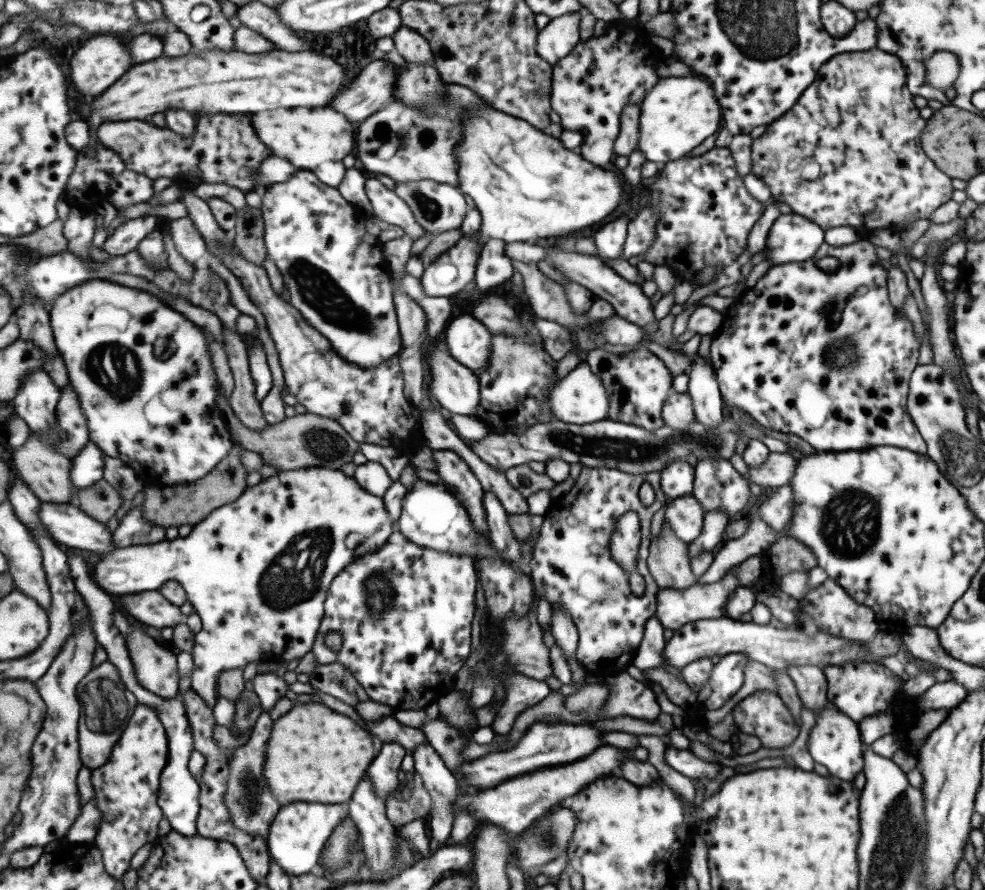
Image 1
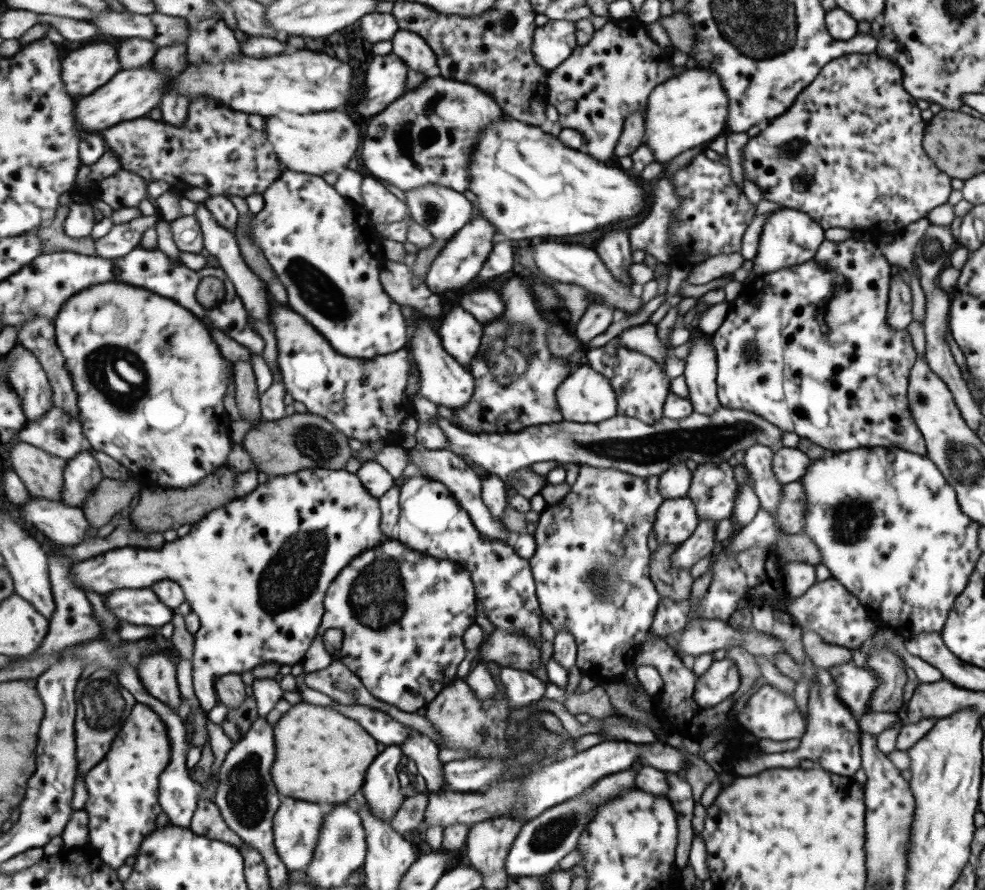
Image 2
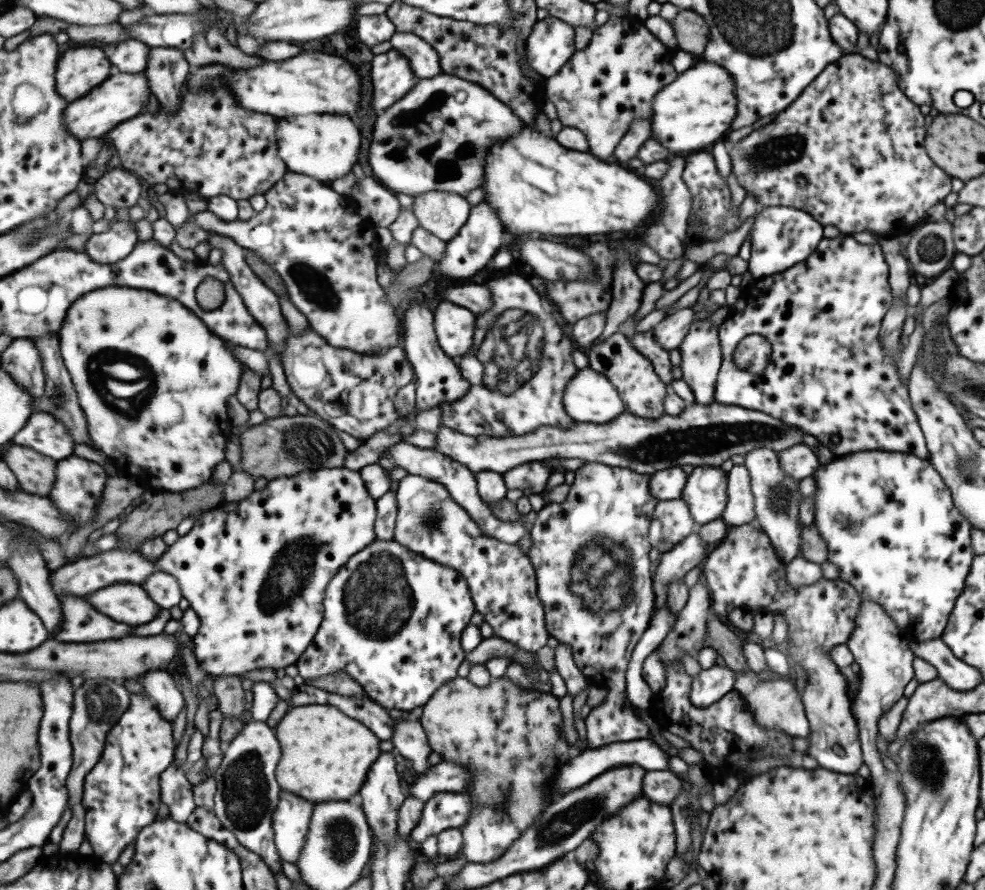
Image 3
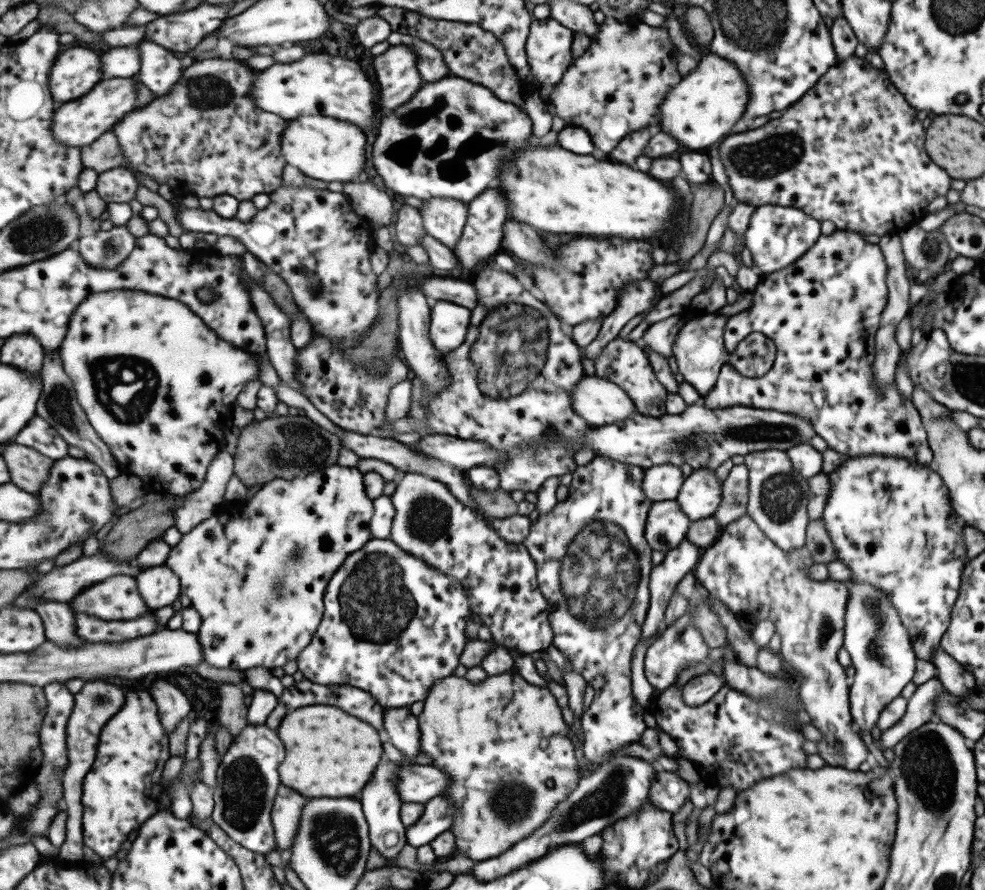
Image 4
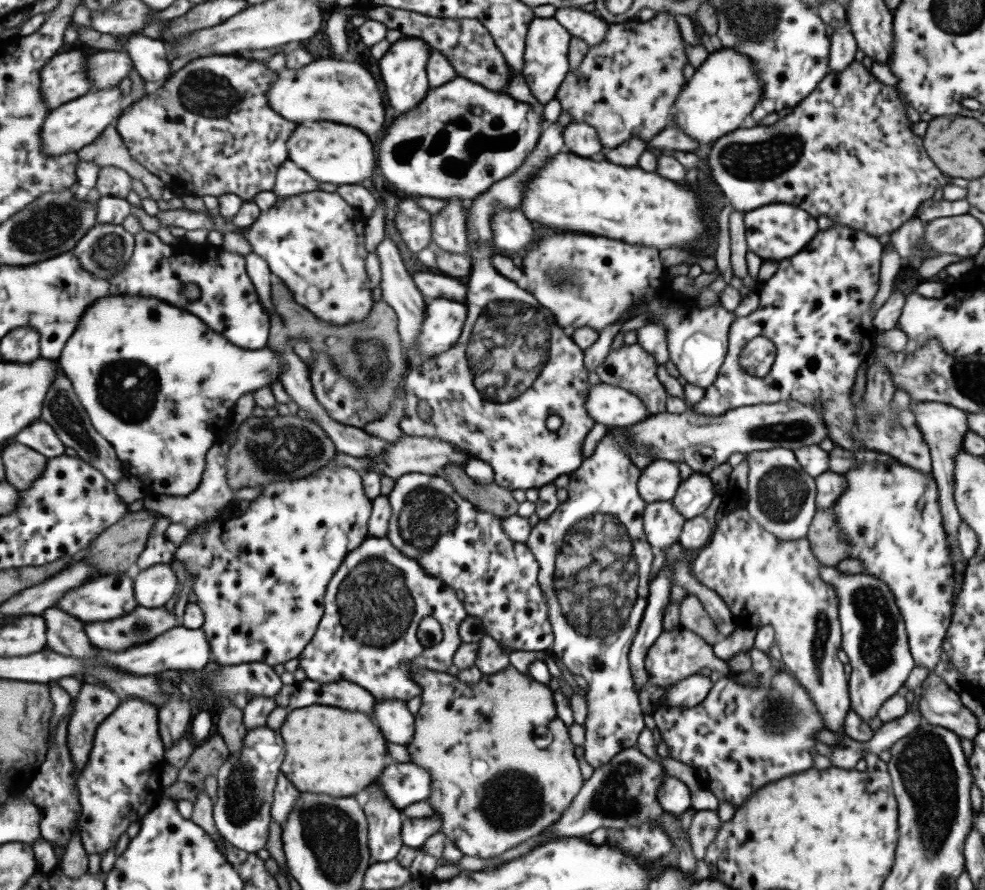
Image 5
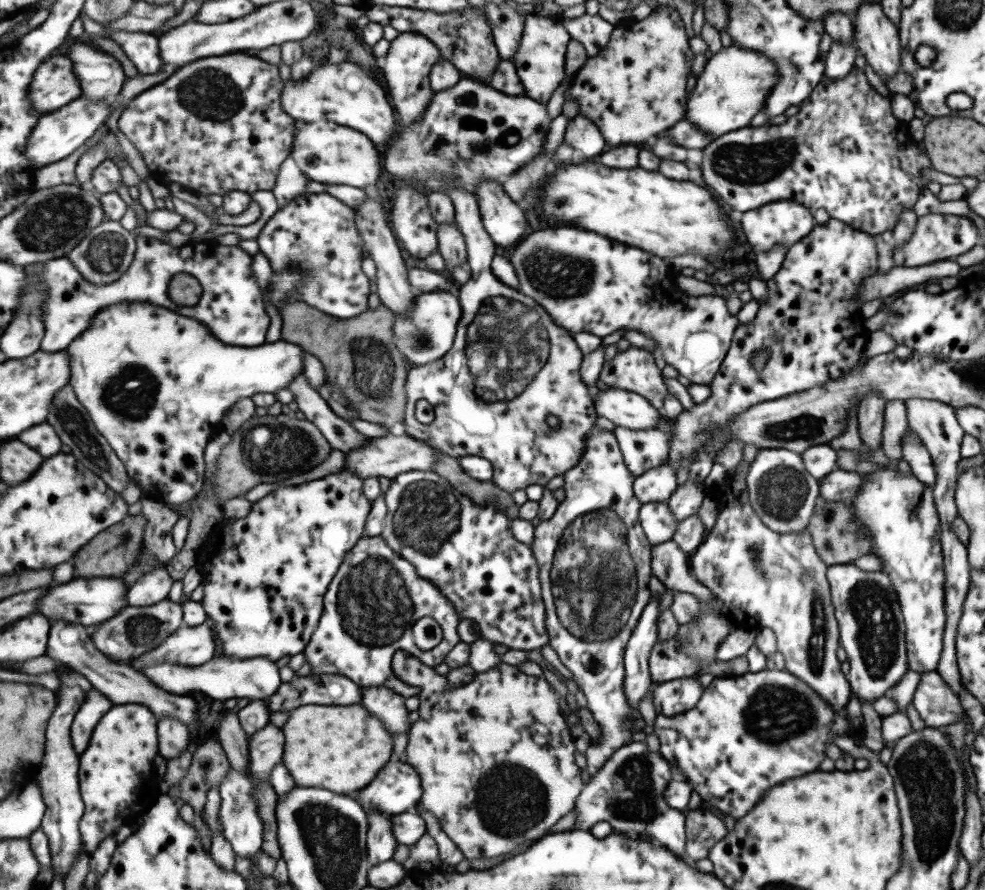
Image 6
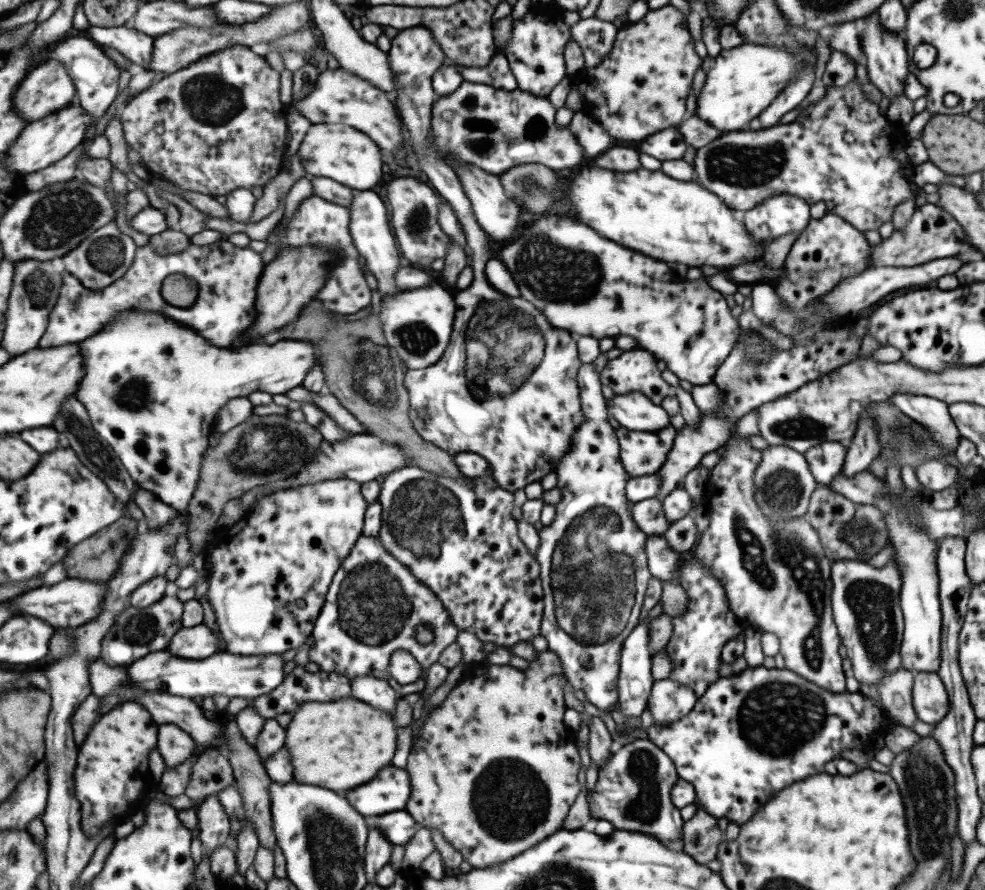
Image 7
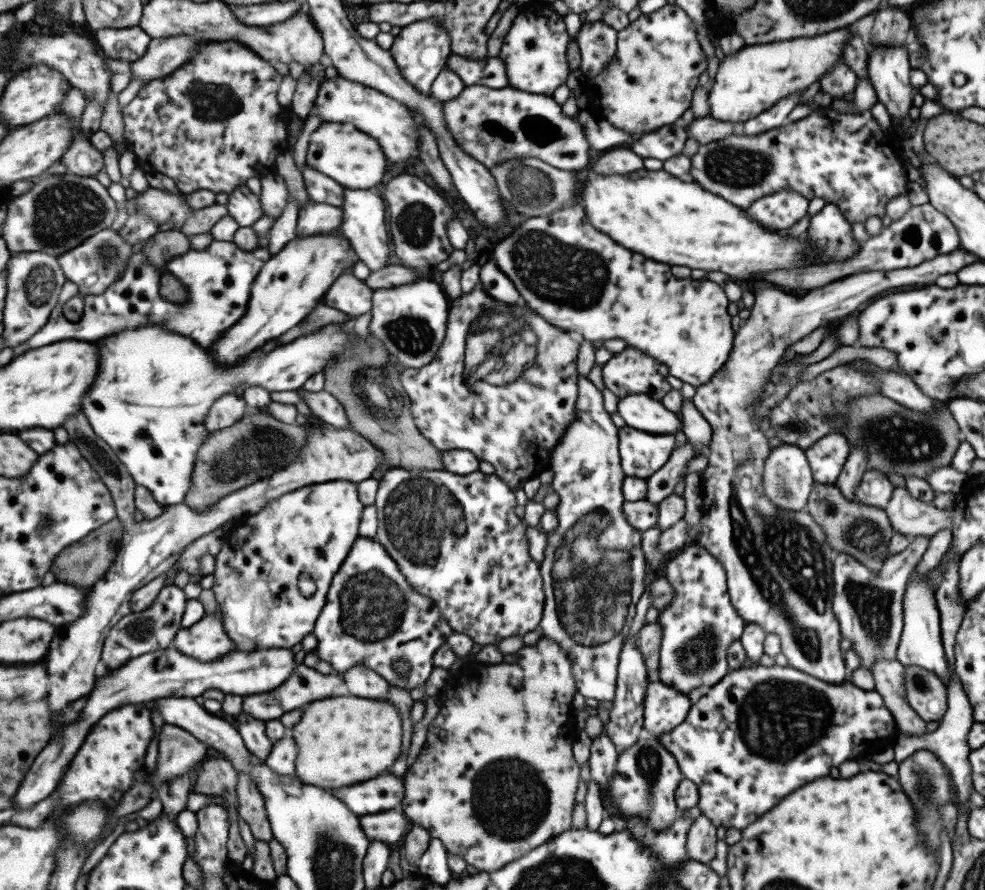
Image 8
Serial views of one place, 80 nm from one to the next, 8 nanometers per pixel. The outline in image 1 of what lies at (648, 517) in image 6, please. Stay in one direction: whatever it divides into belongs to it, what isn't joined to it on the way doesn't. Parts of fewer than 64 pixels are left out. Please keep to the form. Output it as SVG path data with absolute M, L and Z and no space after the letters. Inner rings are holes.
M688 494L668 501L663 520L679 540L690 543L700 533L704 514L701 505Z

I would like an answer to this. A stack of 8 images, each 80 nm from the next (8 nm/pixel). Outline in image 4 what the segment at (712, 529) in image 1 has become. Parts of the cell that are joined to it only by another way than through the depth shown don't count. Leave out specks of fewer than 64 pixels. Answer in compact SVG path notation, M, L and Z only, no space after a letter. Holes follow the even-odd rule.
M685 538L675 548L665 552L663 560L652 567L648 578L648 609L638 641L656 633L664 620L664 610L676 584L694 569L701 550L701 547Z

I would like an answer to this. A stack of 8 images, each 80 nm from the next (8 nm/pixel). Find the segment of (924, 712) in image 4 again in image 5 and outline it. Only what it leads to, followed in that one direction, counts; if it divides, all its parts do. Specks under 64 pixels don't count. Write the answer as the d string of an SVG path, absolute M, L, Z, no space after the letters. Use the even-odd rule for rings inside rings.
M743 505L715 522L710 539L695 551L689 562L691 574L727 605L739 631L753 632L759 626L771 626L783 666L811 698L823 729L839 735L838 744L833 744L827 757L831 767L852 770L867 751L878 755L889 750L890 745L915 730L923 718L917 707L919 701L915 699L902 717L882 723L867 742L851 740L844 734L843 723L850 700L848 679L835 656L841 644L838 596L830 584L821 580L820 565L806 537L794 541L776 539L759 526Z

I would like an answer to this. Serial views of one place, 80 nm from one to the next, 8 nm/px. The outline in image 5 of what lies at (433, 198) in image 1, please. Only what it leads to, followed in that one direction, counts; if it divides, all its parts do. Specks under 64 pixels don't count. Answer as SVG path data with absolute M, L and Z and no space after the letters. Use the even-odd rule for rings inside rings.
M448 200L447 205L436 216L429 216L429 228L433 231L433 242L439 251L465 255L467 238L465 214L459 201Z

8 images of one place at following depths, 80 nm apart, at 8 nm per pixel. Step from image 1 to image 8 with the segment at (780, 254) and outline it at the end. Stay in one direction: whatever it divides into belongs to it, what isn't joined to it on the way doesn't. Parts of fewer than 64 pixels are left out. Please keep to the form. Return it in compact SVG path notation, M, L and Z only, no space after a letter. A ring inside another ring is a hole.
M779 189L761 195L744 211L753 222L763 224L773 231L785 232L797 220L805 218L807 203L808 200L802 194L791 189Z

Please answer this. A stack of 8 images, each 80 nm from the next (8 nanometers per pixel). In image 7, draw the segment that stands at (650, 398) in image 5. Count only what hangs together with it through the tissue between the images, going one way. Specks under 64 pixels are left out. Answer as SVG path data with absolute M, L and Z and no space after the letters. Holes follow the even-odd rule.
M645 350L622 351L598 372L599 382L609 386L614 394L641 392L653 404L660 405L673 388L663 381L655 364L654 357Z

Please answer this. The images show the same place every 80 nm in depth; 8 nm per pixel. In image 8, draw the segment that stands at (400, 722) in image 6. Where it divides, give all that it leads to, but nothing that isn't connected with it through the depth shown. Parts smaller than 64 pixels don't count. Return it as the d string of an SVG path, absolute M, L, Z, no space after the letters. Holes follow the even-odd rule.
M354 664L341 675L345 680L345 688L349 688L349 694L387 700L390 682L369 665Z

